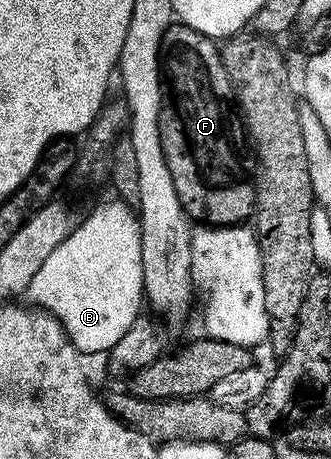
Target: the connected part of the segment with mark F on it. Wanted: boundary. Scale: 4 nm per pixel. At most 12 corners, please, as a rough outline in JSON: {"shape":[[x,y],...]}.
{"shape":[[169,26],[162,156],[185,215],[256,213],[257,161],[217,43]]}

